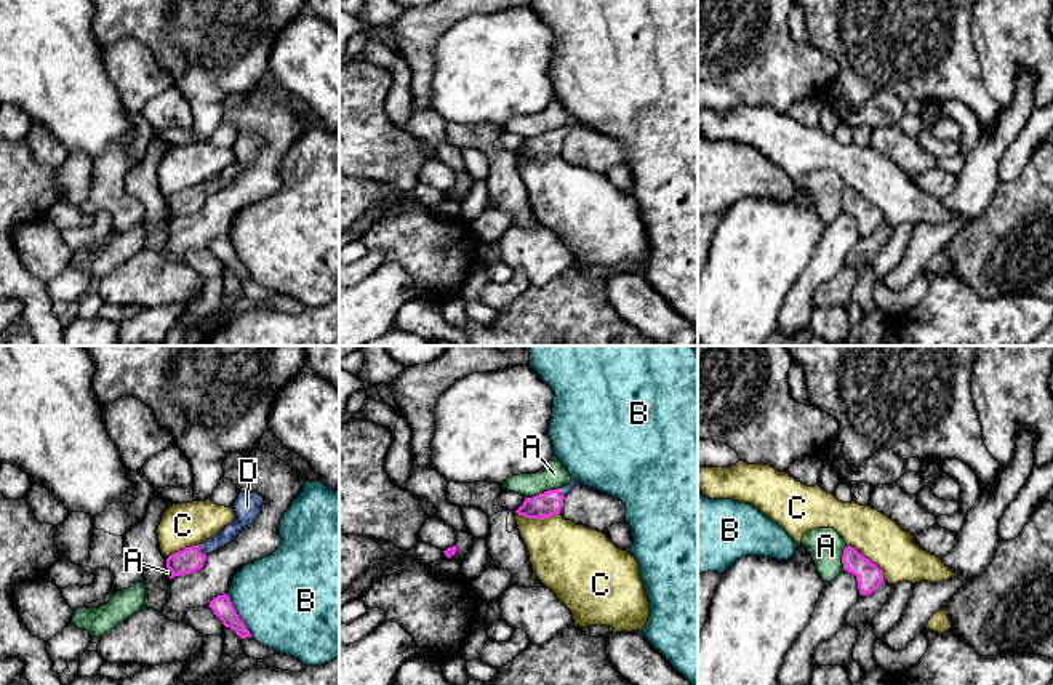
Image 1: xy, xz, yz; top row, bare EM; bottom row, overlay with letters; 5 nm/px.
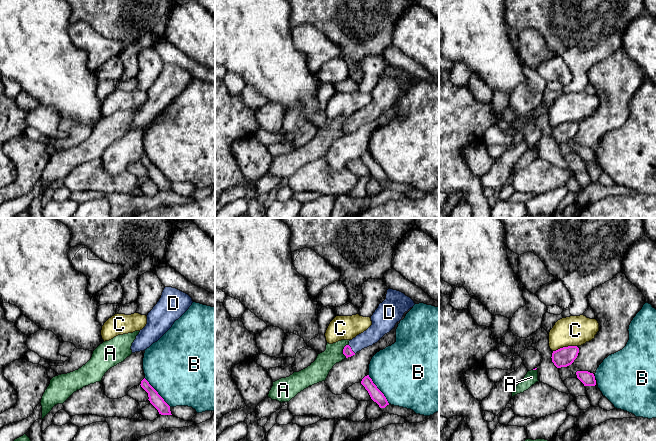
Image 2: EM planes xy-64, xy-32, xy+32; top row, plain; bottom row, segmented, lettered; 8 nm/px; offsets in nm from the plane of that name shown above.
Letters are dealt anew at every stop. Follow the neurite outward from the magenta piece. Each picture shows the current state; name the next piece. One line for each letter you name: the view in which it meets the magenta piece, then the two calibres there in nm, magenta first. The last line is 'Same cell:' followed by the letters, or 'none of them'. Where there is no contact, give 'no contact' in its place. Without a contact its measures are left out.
Same cell: none of them

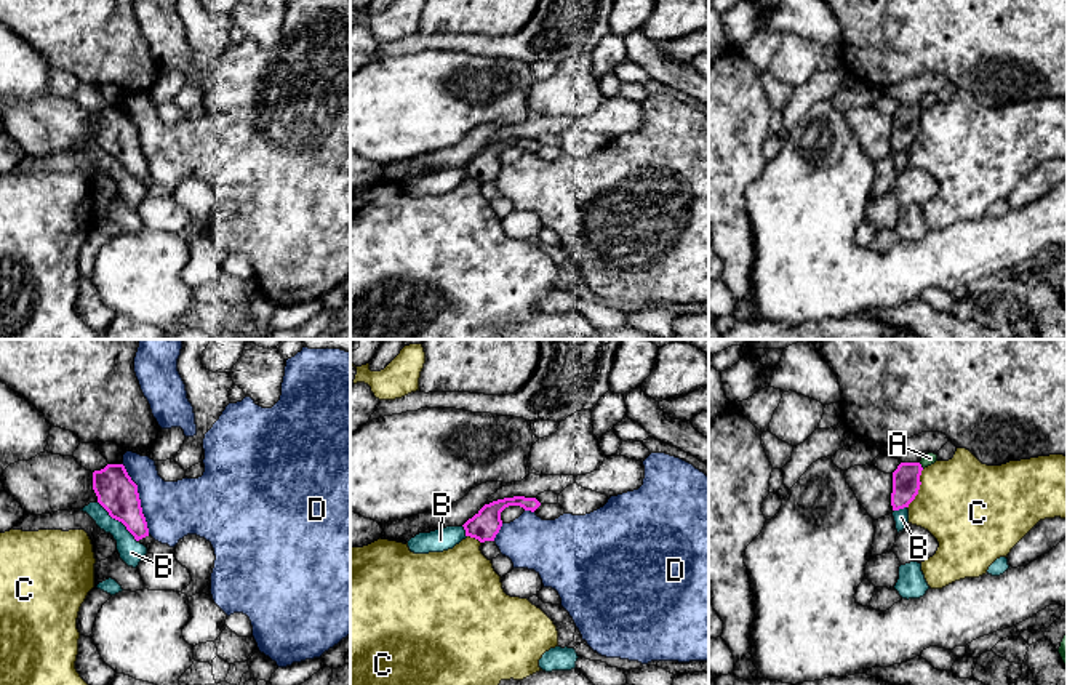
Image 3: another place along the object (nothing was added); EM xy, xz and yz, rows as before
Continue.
D: meets magenta in xy; 200 nm thick on the magenta side, 280 nm on the other
Same cell: D

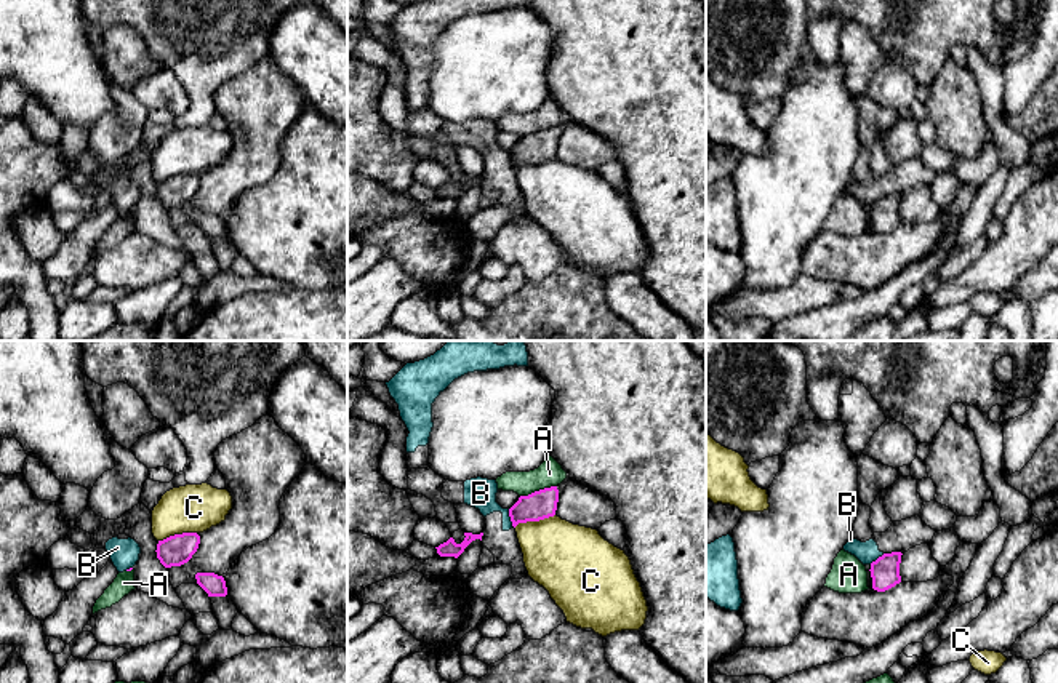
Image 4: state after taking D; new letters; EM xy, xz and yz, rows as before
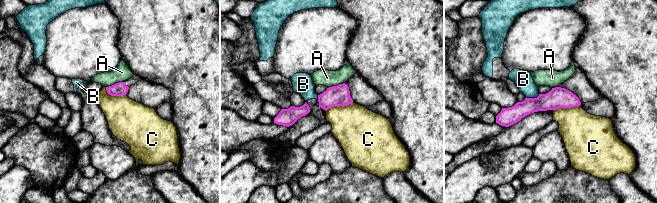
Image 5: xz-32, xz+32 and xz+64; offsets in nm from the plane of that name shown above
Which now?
Same cell: none of them

